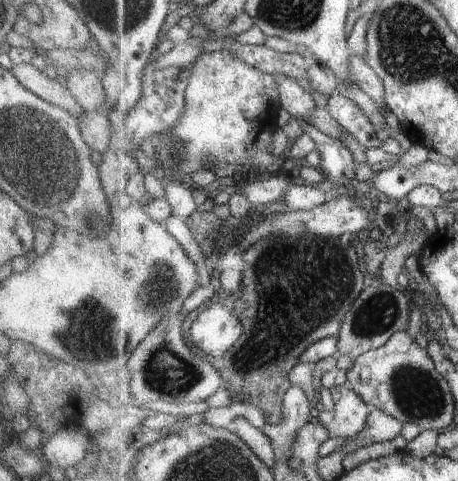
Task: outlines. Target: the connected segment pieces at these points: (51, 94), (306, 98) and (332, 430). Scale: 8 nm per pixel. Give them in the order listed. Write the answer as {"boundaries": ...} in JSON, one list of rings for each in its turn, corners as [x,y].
{"boundaries":[[[[30,63],[12,64],[10,72],[23,88],[41,100],[58,106],[75,118],[79,118],[83,114],[83,110],[66,89],[66,85],[61,85],[57,80],[47,78],[43,72],[32,67]]],[[[286,74],[276,75],[277,86],[279,86],[280,105],[298,122],[309,122],[311,114],[317,110],[318,105],[315,104],[313,96],[301,86],[297,84],[292,76]]],[[[335,385],[329,392],[333,406],[318,413],[316,418],[319,424],[329,430],[330,438],[346,439],[359,434],[375,408],[367,404],[355,389],[351,389],[348,385]]]]}

